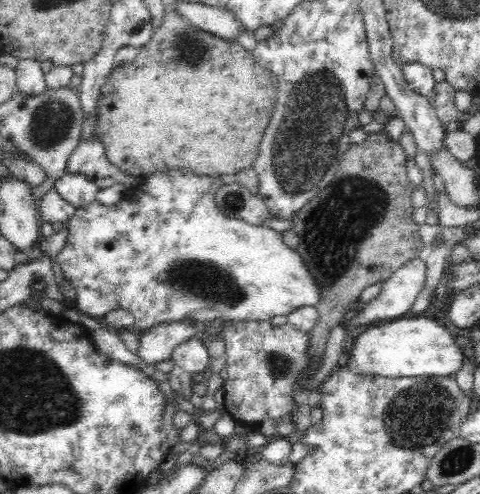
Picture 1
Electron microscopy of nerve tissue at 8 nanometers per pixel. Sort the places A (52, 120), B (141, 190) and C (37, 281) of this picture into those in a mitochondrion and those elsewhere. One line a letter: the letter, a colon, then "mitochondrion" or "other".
A: mitochondrion
B: other
C: other

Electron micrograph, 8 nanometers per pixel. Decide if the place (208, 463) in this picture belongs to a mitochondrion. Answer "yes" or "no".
no

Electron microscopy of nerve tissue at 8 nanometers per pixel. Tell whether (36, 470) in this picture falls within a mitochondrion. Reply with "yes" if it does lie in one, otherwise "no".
no

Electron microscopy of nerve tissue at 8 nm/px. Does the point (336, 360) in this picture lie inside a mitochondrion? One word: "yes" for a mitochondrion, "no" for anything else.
no

